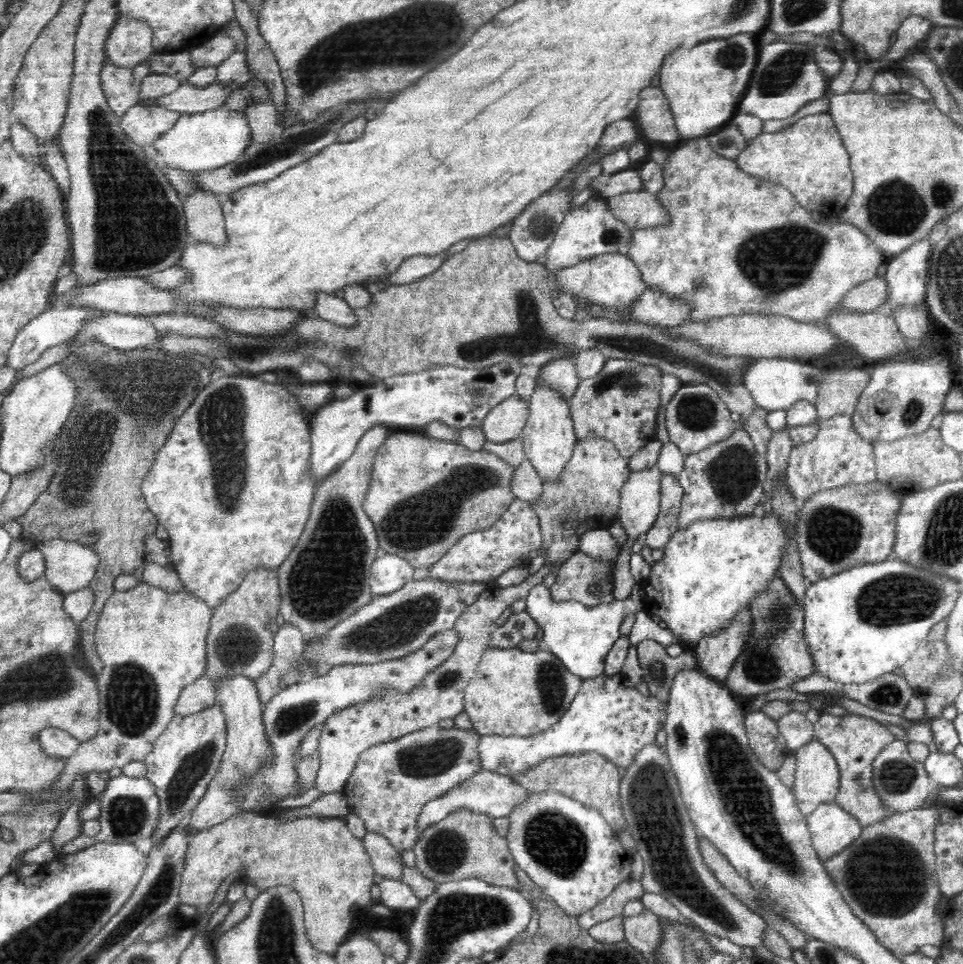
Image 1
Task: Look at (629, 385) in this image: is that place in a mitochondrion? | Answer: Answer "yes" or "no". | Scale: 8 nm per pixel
yes

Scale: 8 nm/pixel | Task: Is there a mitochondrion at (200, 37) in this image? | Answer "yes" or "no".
no

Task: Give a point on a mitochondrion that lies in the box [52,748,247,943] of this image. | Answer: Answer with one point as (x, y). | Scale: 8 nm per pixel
(126, 814)

